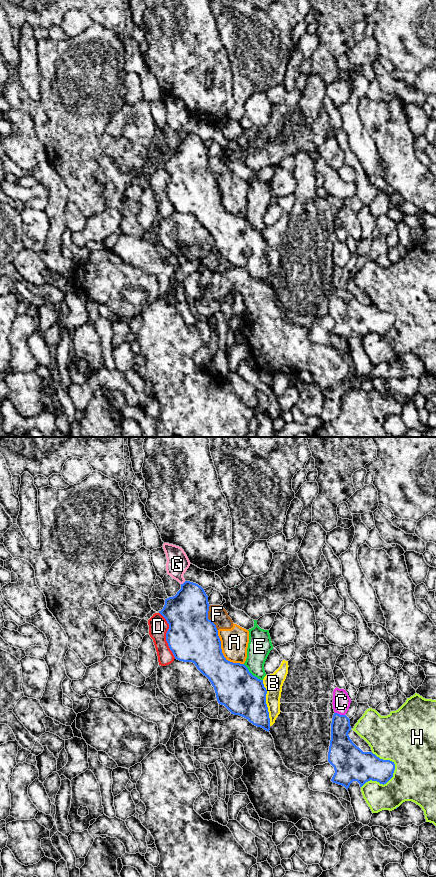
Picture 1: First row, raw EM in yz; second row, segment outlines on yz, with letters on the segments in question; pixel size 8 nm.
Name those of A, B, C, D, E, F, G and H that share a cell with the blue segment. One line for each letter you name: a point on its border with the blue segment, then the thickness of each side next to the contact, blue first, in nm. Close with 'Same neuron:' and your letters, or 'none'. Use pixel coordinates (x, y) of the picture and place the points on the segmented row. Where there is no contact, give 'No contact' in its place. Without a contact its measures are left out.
Same neuron: none

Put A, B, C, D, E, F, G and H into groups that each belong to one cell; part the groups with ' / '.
A F / B / C / D / E / G / H

